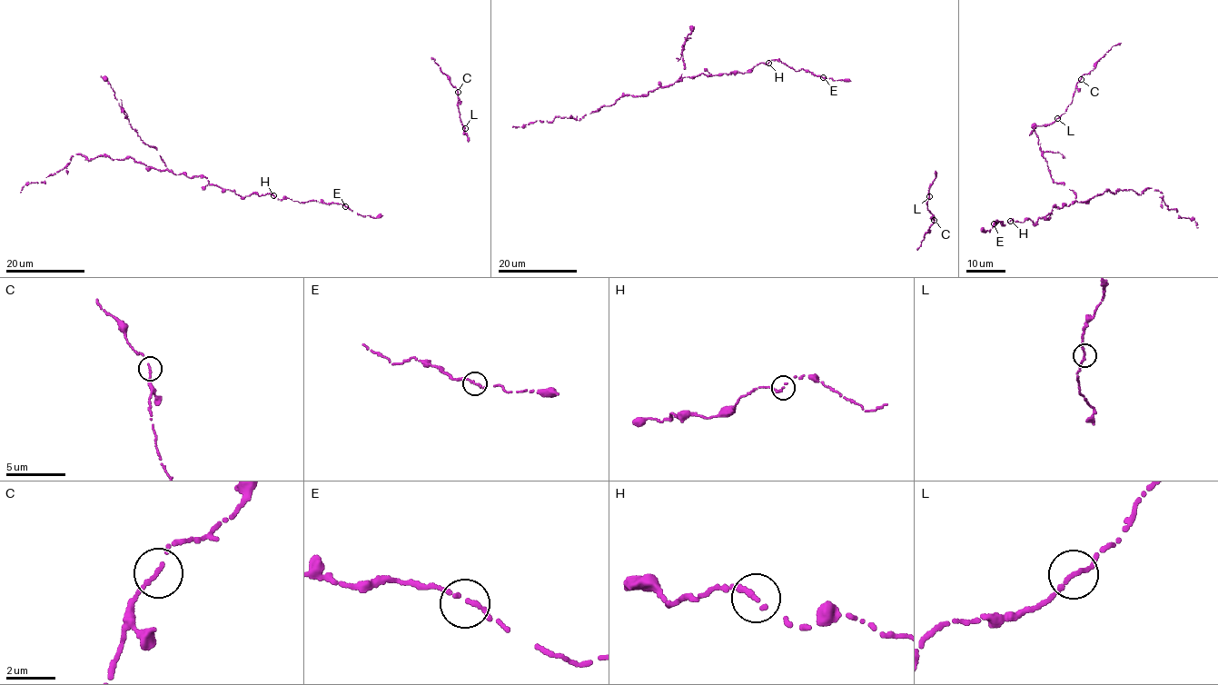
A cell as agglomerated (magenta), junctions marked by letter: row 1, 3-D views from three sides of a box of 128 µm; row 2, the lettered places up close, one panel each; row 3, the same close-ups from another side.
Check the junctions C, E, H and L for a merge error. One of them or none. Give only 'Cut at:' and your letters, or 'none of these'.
Cut at: none of these

